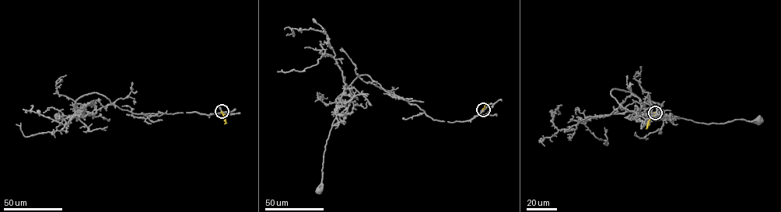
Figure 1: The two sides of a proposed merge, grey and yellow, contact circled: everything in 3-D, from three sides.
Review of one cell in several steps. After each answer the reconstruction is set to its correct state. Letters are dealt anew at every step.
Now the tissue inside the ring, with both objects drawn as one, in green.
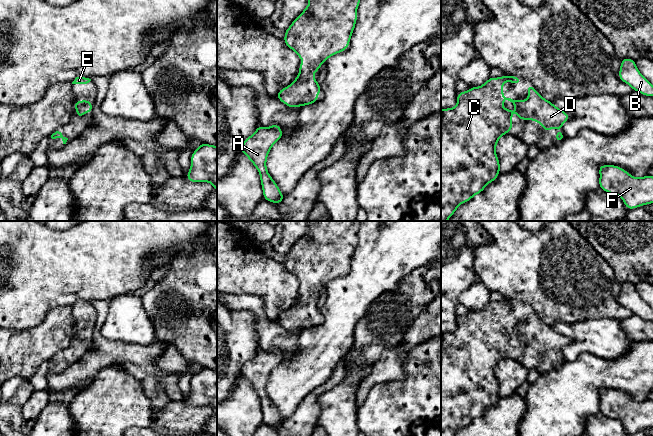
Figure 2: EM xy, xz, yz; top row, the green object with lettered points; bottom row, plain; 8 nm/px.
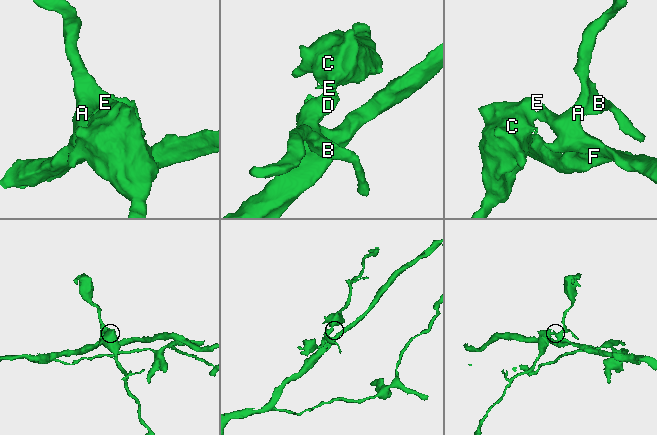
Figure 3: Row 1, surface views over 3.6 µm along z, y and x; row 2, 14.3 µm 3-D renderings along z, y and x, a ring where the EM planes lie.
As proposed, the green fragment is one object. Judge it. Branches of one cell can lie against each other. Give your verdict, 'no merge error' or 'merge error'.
no merge error

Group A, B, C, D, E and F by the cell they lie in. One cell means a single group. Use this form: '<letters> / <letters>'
A B C D E F

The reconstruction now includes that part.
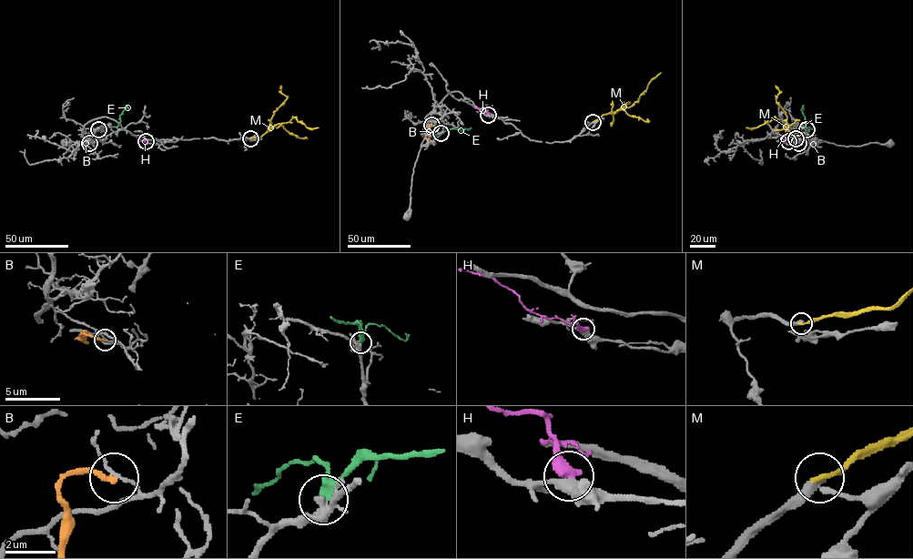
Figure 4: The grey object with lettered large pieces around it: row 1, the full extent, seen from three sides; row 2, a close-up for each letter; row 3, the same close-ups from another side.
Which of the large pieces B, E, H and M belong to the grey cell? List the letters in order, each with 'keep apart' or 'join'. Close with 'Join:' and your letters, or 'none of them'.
B: keep apart
E: join
H: keep apart
M: join
Join: E, M

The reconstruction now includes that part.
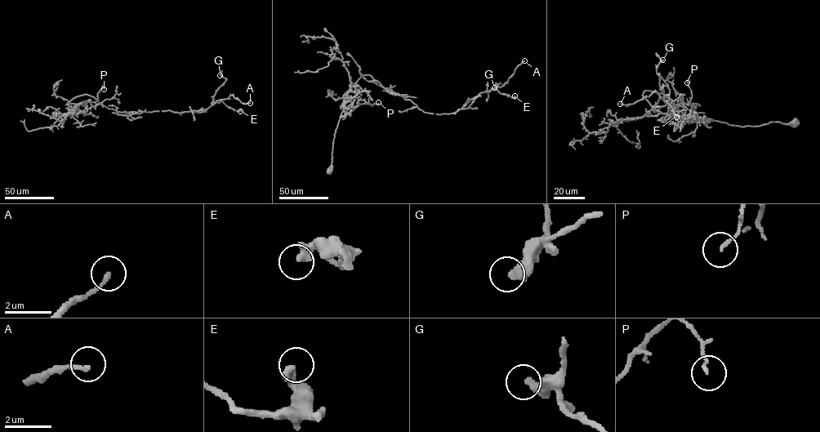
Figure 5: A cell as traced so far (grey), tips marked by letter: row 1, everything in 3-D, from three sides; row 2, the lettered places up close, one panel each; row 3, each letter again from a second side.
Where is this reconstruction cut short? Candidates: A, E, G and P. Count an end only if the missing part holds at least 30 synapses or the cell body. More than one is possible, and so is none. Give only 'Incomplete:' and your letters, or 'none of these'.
Incomplete: none of these

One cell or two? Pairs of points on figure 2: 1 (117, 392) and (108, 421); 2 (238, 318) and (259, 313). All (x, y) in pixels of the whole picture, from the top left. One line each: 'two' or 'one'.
1: one
2: two

